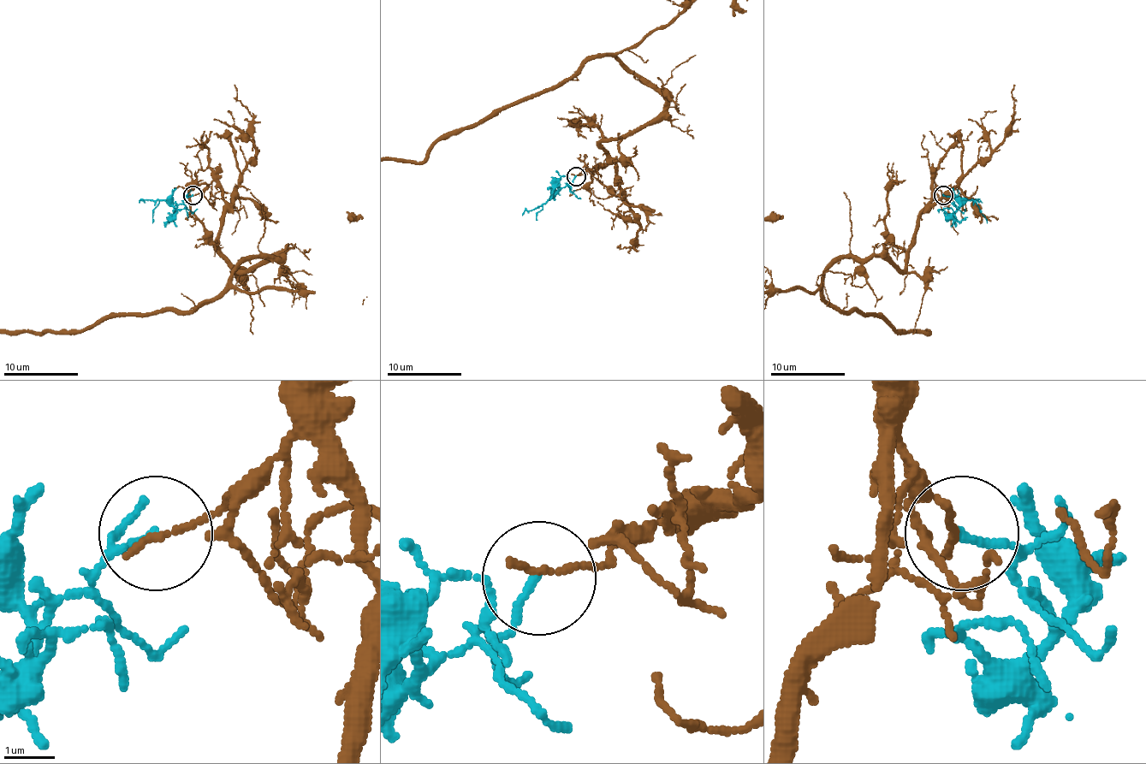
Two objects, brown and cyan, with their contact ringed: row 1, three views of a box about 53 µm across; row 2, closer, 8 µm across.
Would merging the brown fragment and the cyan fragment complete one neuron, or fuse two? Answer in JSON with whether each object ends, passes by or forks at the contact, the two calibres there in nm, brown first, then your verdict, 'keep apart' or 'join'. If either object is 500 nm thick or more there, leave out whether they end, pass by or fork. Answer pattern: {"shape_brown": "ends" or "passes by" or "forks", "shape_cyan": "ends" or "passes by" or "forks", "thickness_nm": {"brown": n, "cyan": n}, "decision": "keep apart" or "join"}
{"shape_brown": "ends", "shape_cyan": "ends", "thickness_nm": {"brown": 150, "cyan": 160}, "decision": "keep apart"}

